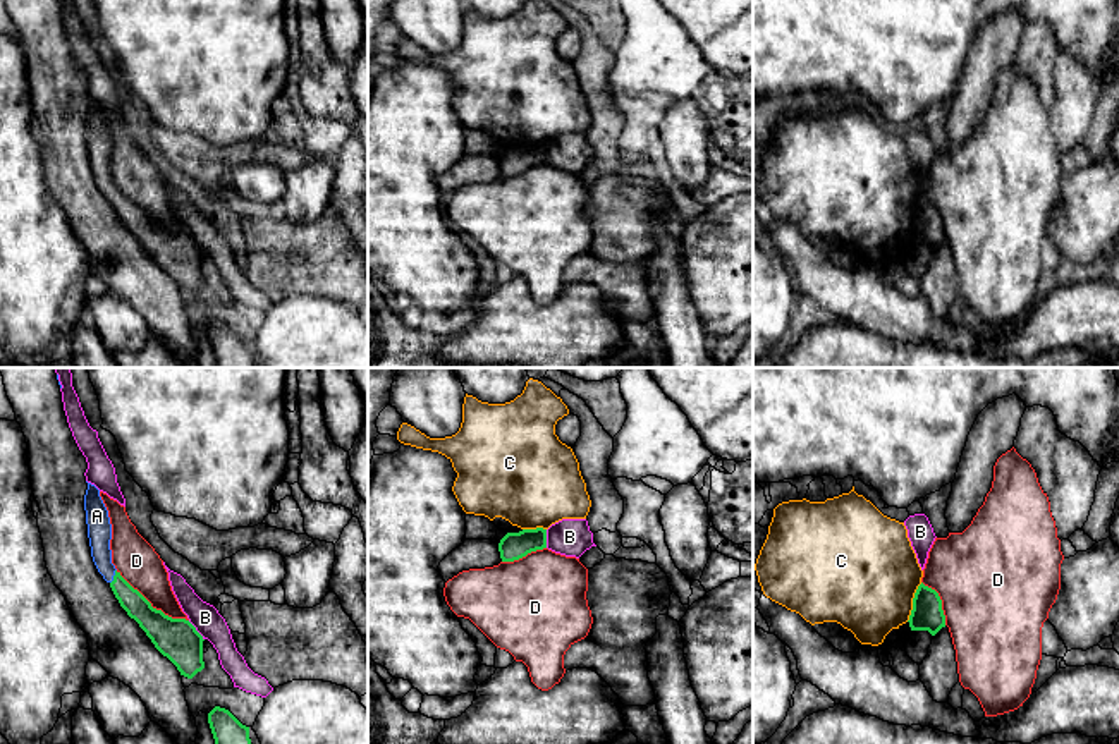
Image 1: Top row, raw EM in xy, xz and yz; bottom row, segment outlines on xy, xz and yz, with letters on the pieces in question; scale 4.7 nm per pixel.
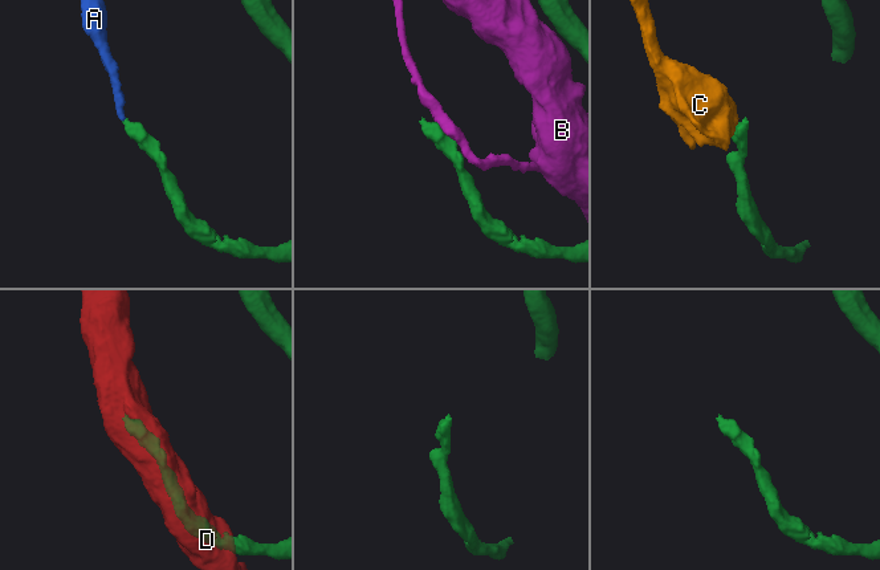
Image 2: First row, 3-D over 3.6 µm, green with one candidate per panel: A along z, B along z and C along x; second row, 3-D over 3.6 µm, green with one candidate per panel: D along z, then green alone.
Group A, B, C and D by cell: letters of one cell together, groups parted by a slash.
A / B / C / D

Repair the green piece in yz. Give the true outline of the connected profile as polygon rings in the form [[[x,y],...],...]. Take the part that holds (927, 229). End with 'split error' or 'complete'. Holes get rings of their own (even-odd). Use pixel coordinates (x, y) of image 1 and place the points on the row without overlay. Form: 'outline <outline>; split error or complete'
outline [[[923,198],[918,201],[908,237],[911,246],[928,246],[932,251],[945,242],[942,215],[935,204],[925,201]]]; complete

